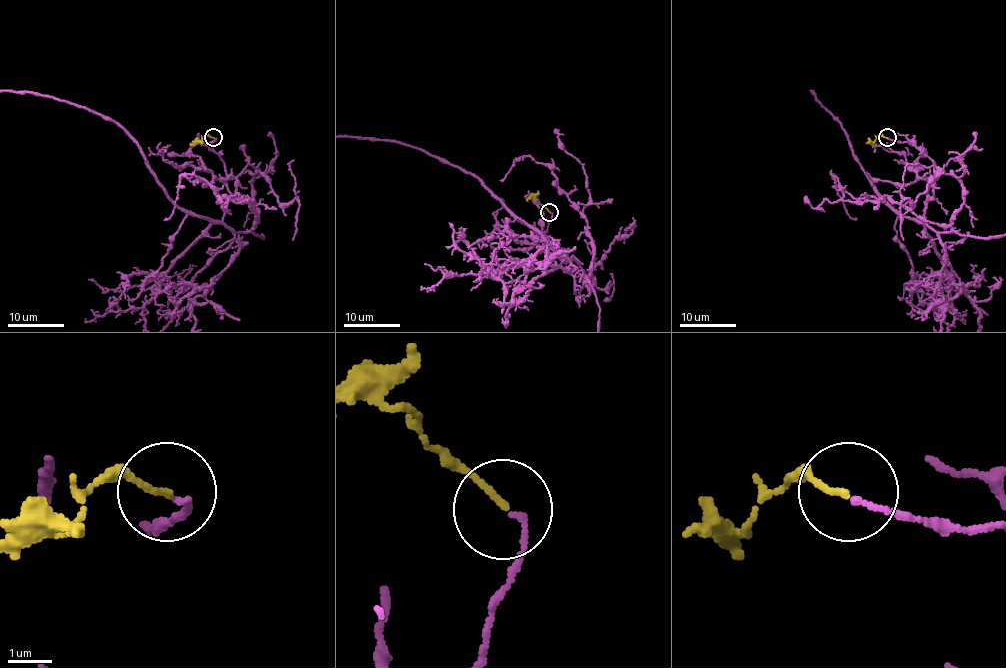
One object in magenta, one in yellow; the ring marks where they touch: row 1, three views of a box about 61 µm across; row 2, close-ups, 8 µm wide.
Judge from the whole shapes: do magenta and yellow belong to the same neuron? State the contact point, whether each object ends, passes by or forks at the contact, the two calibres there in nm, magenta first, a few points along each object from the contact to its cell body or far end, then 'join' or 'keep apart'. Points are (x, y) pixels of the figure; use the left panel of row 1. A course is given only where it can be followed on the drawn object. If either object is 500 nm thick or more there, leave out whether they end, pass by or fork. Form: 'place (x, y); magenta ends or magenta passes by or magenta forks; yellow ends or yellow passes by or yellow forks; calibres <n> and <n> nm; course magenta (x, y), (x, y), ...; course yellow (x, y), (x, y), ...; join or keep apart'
place (213, 137); magenta ends; yellow ends; calibres 120 and 120 nm; course yellow (214, 137), (205, 136), (190, 145); join

